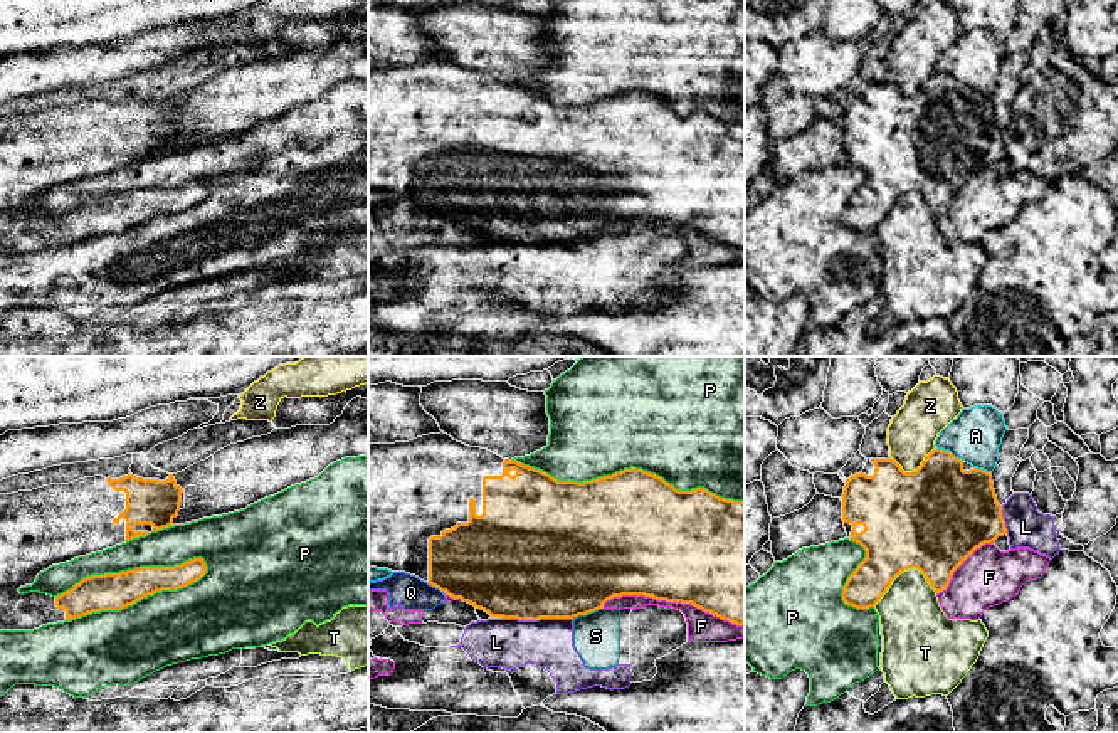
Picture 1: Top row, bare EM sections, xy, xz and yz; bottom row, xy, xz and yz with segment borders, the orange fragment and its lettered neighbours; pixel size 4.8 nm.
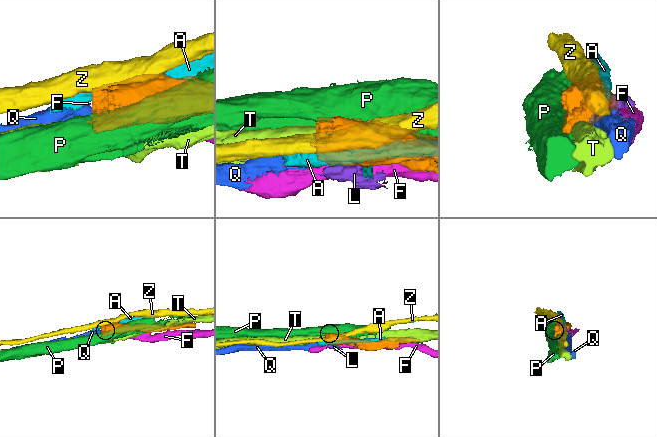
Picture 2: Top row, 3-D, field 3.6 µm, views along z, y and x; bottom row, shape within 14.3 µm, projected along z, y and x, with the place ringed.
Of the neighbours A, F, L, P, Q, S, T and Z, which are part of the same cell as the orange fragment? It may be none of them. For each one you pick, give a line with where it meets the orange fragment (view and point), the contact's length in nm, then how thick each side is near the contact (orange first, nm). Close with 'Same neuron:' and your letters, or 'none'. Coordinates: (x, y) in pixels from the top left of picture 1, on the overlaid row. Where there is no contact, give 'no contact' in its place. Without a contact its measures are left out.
Same neuron: none

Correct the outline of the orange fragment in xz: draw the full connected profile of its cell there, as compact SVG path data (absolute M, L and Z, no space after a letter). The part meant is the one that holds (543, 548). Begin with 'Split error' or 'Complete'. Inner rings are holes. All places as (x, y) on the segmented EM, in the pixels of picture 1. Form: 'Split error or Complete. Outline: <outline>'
Split error. Outline: M429 434L409 442L368 444L368 567L405 572L429 585L488 612L491 617L540 620L587 615L614 597L644 595L656 600L691 604L723 620L745 627L745 501L720 498L704 488L679 491L662 477L642 469L624 469L592 481L558 481L518 461L469 447L451 435Z

